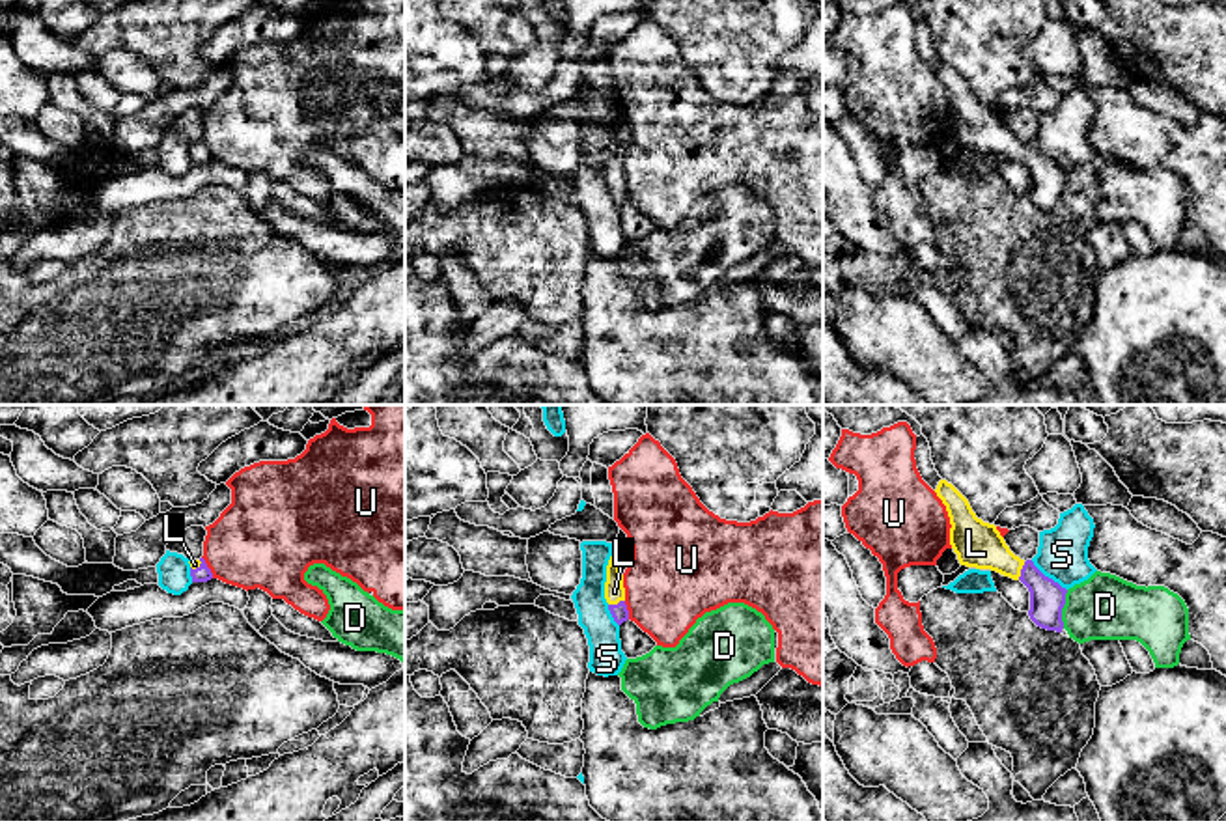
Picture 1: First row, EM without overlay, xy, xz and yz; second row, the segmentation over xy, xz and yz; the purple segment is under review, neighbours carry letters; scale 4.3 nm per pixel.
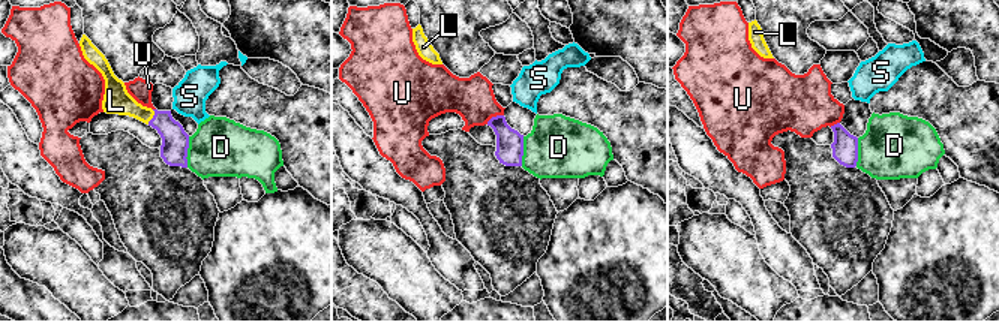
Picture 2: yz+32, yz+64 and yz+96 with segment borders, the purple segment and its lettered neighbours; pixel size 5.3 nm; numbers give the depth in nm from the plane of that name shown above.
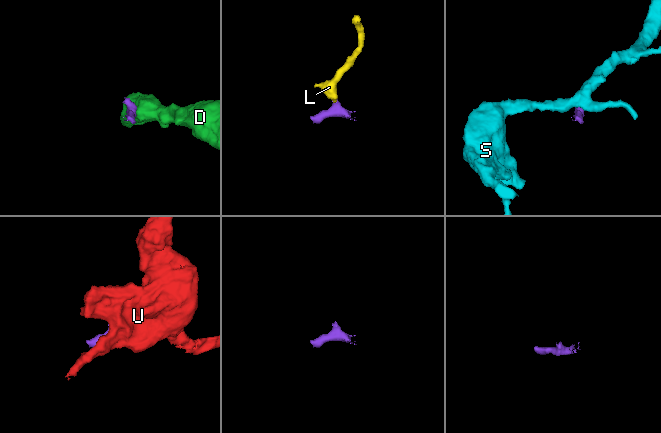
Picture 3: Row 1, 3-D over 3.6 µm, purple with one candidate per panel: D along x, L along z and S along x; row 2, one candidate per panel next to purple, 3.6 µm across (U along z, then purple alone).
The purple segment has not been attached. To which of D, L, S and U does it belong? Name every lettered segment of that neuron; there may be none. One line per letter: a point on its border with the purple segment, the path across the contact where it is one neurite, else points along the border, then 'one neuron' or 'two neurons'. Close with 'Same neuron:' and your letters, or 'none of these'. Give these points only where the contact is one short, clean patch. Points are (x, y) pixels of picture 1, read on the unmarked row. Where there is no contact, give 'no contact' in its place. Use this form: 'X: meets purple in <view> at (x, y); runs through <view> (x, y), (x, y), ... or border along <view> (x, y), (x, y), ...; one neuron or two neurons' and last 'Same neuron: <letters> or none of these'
D: meets purple in yz at (1062, 189); border along yz (1068, 172), (1062, 209); two neurons
L: meets purple in yz at (1021, 153); runs through yz (1047, 180), (1021, 153), (976, 125); one neuron
S: meets purple in yz at (1047, 159); border along yz (1030, 142), (1066, 172); two neurons
U: meets purple in xy at (208, 150); border along xy (202, 139), (213, 159); two neurons
Same neuron: L

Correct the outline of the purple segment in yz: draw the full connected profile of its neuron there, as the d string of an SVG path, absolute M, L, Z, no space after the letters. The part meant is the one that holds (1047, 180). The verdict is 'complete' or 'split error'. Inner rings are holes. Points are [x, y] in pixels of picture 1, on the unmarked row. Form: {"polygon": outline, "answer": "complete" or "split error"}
{"polygon": "M940 62L935 75L946 88L952 106L950 127L959 146L1021 162L1030 174L1030 202L1041 211L1062 215L1067 172L1045 159L1032 142L1015 138L996 108L978 101L968 82L952 65Z", "answer": "split error"}

